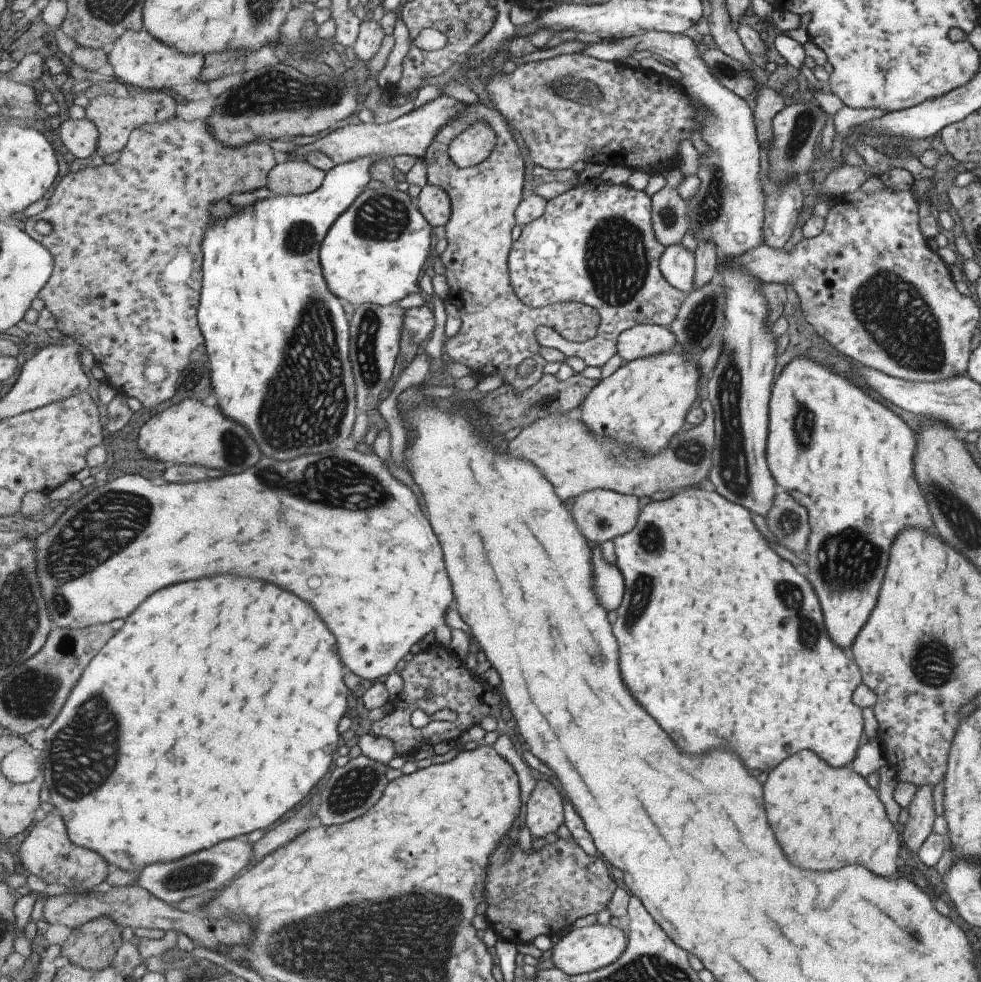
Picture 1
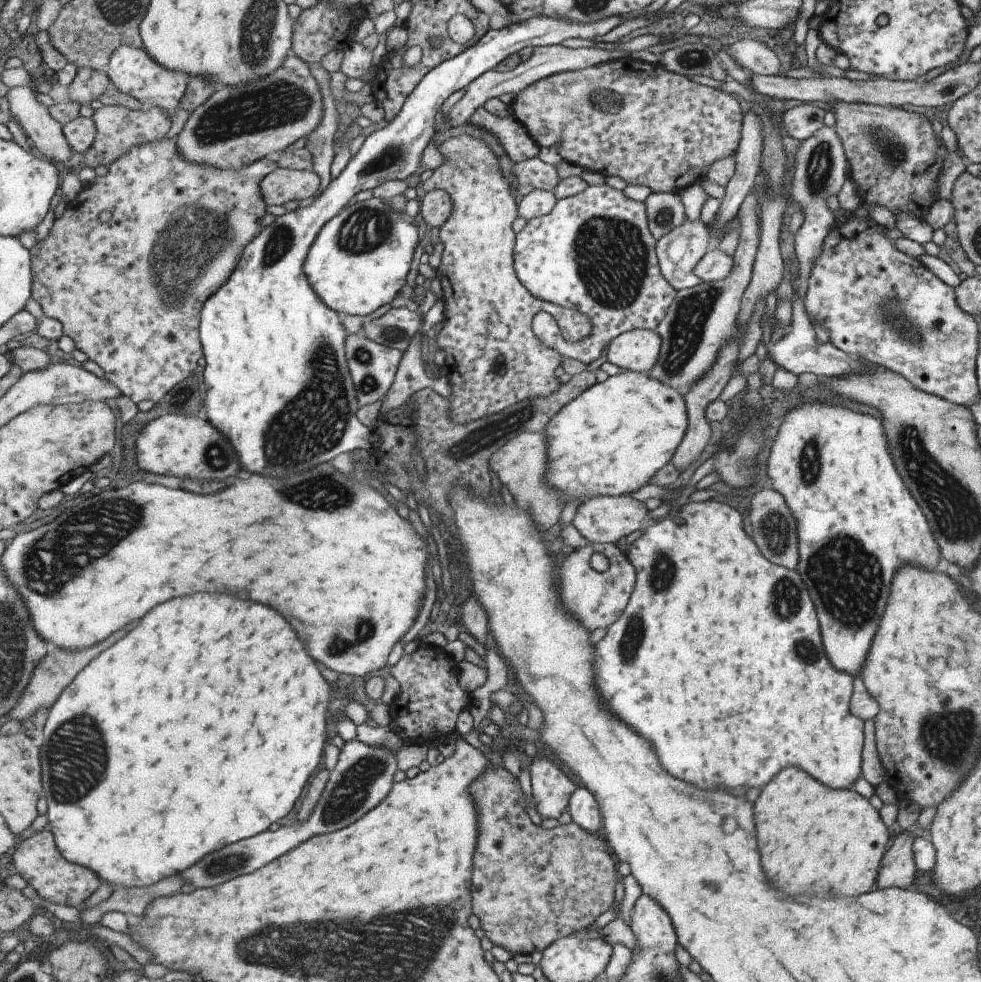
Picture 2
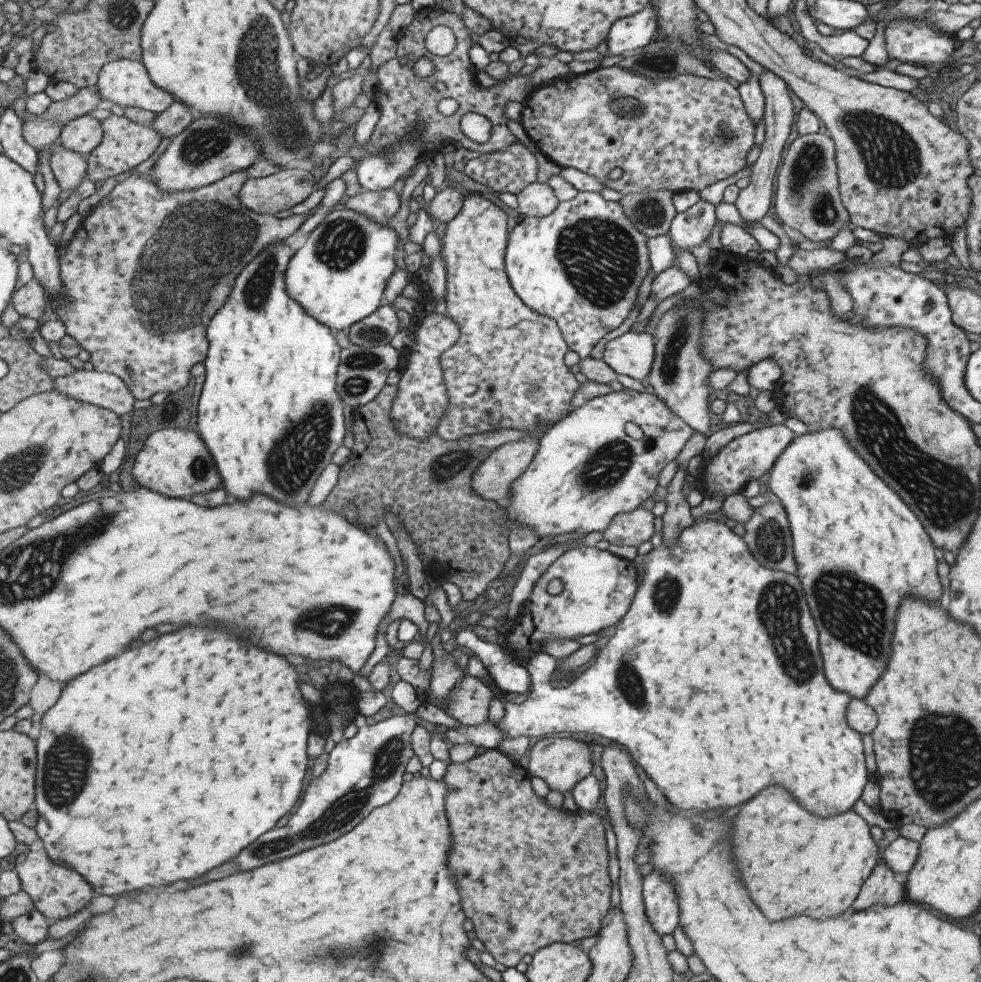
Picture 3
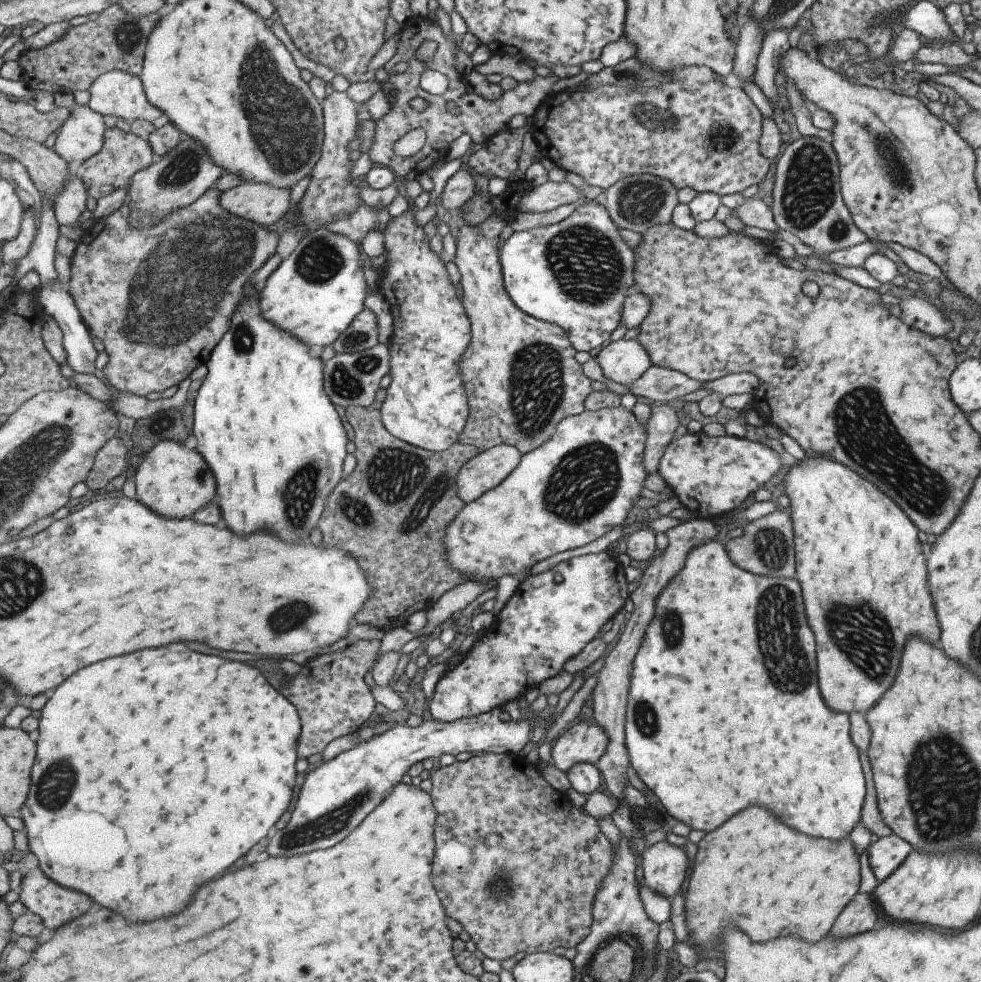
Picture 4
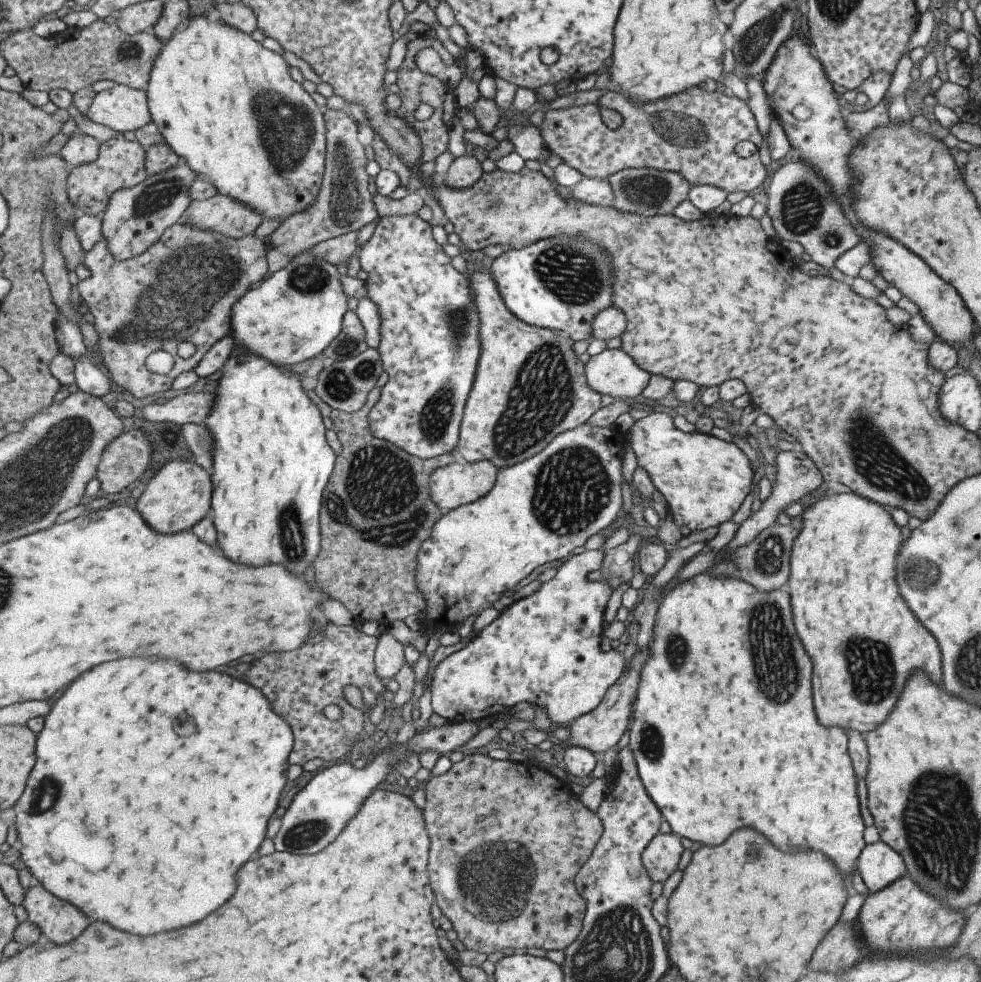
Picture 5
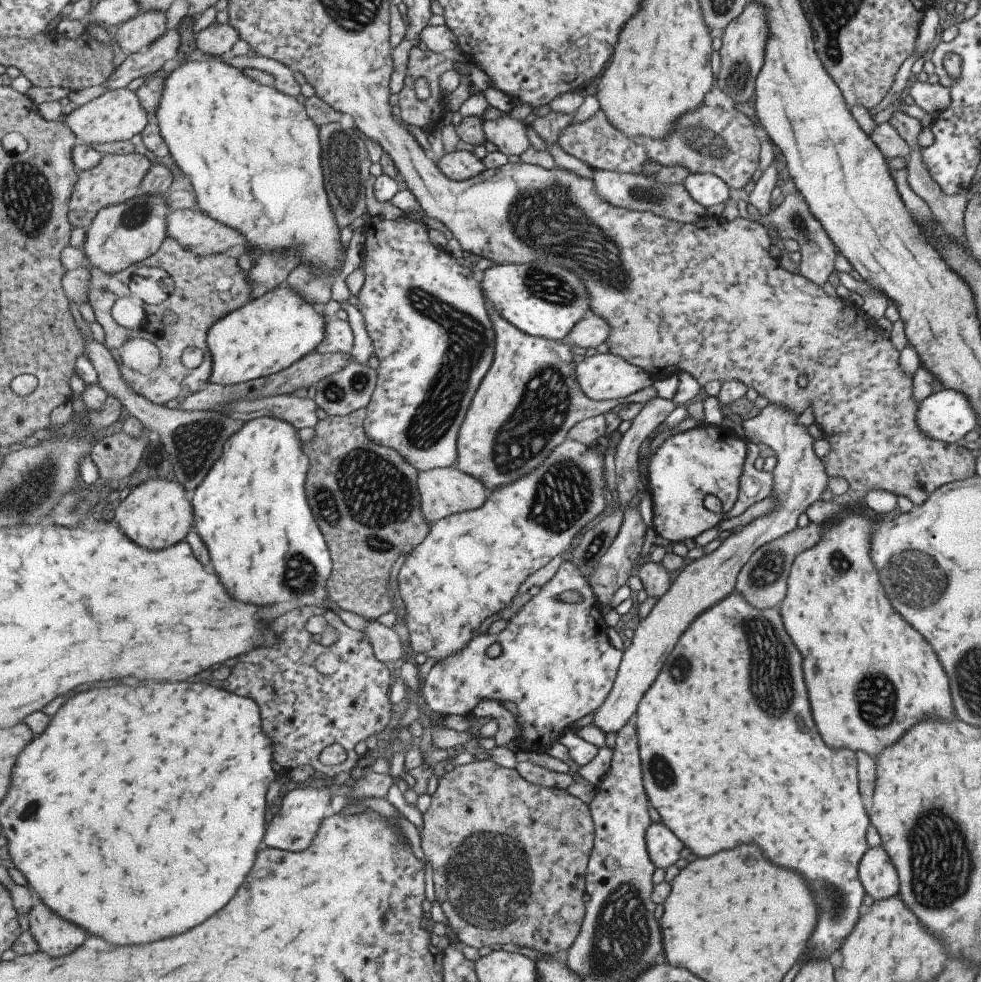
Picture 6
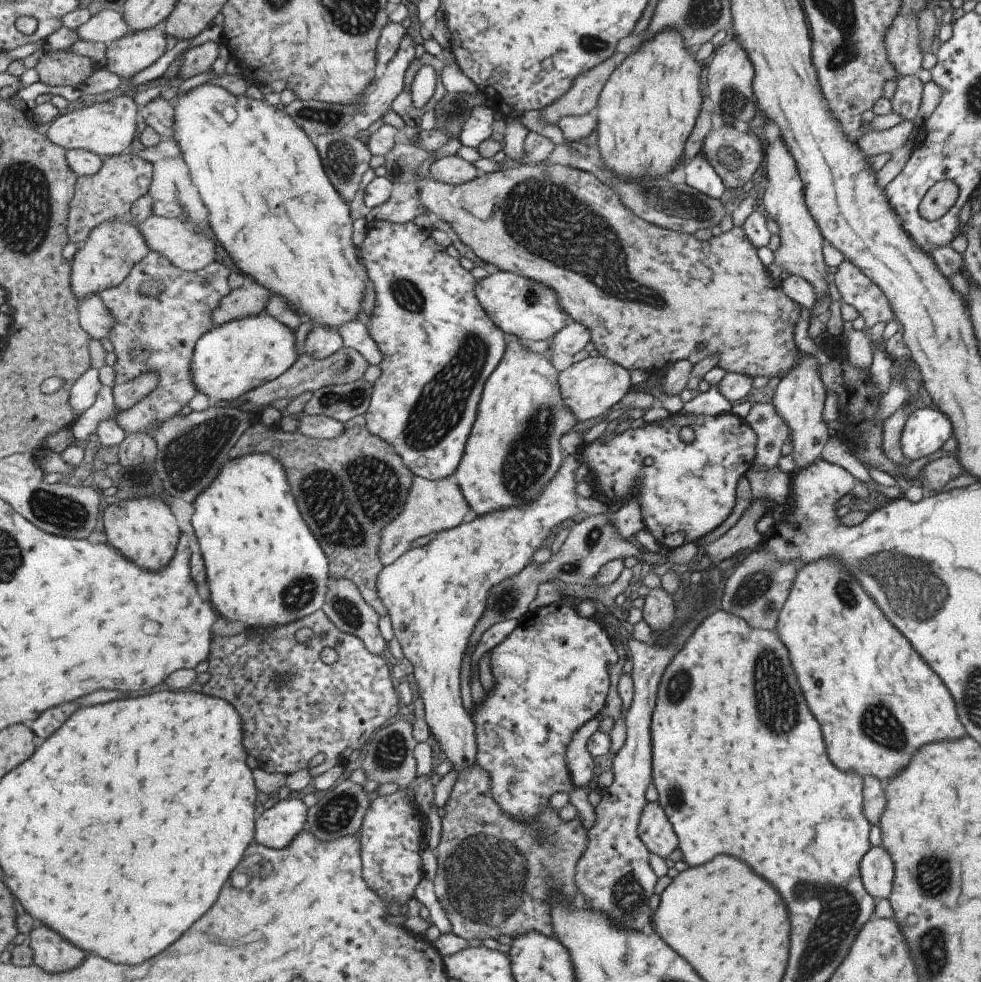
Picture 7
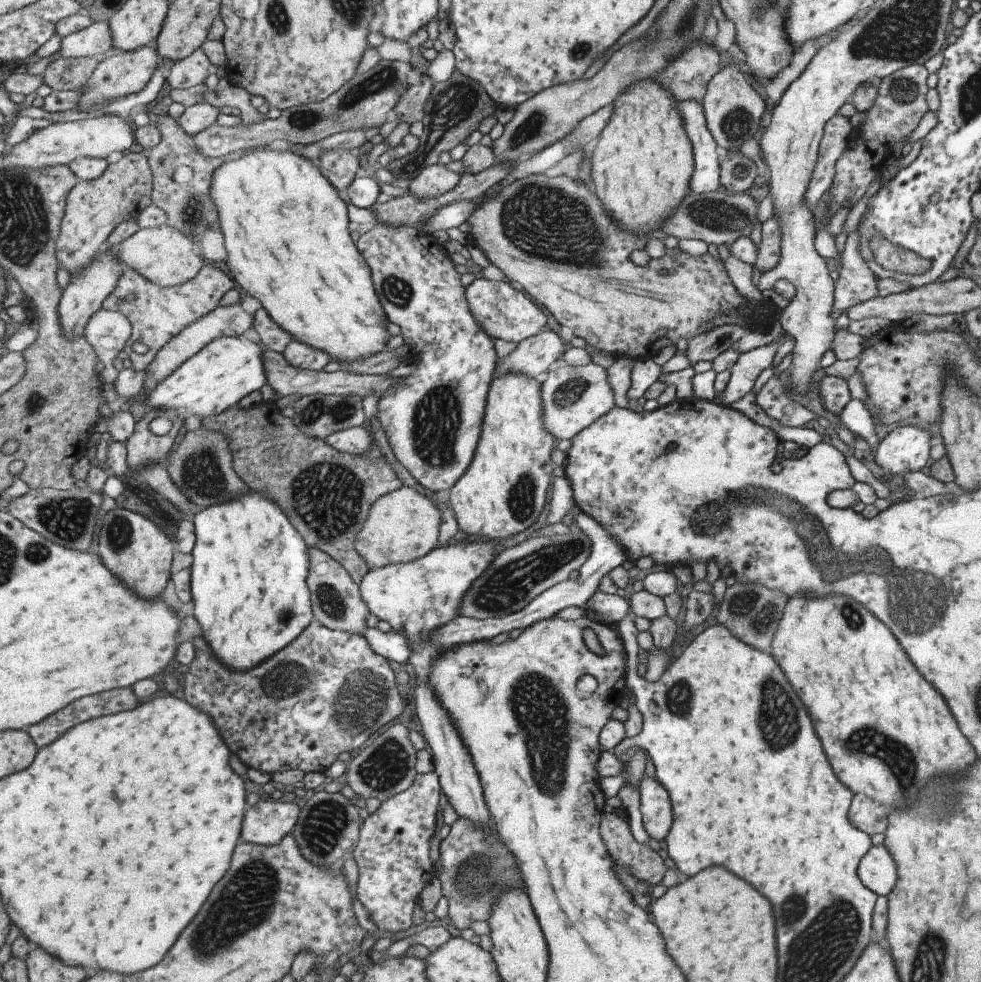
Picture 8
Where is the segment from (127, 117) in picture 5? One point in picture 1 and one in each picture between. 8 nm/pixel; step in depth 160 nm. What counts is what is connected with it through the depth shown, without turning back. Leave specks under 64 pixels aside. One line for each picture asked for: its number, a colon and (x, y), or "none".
1: (138, 59)
2: (134, 71)
3: (127, 83)
4: (117, 93)

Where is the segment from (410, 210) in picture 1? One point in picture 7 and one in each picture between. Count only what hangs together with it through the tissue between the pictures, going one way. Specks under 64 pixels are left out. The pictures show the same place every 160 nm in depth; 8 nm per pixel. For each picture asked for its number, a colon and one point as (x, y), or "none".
2: (360, 261)
3: (340, 275)
4: (315, 295)
5: (295, 314)
6: (271, 333)
7: (232, 359)

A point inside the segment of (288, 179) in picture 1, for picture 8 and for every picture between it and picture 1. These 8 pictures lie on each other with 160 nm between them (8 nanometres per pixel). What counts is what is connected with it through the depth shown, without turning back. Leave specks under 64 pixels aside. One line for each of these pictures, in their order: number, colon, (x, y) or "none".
2: (281, 186)
3: (272, 194)
4: (261, 203)
5: (222, 214)
6: (205, 236)
7: (191, 252)
8: (163, 255)

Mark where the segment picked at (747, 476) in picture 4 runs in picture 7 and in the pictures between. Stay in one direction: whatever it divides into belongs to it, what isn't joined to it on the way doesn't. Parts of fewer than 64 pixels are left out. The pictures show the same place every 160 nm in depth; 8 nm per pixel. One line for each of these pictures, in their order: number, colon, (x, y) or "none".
5: (703, 480)
6: (707, 459)
7: (688, 491)

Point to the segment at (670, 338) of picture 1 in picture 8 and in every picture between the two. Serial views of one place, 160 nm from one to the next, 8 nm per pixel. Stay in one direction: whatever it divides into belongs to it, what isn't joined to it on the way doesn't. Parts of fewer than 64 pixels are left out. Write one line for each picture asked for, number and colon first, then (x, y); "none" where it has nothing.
2: (636, 350)
3: (632, 354)
4: (623, 361)
5: (613, 372)
6: (602, 377)
7: (591, 386)
8: (572, 398)

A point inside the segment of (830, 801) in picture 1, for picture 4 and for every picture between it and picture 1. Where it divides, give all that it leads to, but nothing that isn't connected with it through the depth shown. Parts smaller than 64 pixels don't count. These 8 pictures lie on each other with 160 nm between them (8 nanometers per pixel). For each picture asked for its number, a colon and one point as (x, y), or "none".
2: (812, 840)
3: (800, 864)
4: (754, 873)

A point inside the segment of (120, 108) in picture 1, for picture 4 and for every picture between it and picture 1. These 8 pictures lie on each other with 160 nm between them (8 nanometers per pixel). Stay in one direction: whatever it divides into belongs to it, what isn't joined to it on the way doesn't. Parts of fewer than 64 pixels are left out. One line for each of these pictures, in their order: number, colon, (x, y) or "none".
2: (120, 129)
3: (126, 143)
4: (124, 155)

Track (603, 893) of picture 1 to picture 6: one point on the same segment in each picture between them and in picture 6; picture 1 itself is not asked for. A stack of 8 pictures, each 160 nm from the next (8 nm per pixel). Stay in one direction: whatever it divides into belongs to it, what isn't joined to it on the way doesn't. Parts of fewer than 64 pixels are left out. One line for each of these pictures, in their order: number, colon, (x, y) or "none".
2: (532, 885)
3: (530, 875)
4: (517, 863)
5: (507, 838)
6: (509, 857)

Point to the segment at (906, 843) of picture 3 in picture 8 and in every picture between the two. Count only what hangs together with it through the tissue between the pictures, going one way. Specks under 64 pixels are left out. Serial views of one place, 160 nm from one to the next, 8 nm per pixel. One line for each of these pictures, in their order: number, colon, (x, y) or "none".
4: (885, 855)
5: (878, 866)
6: (878, 877)
7: (876, 872)
8: (876, 870)

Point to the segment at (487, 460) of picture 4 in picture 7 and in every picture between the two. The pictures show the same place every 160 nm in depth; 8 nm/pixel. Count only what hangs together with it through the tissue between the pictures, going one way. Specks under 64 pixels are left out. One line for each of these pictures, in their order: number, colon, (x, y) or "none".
5: (460, 483)
6: (444, 492)
7: (433, 506)

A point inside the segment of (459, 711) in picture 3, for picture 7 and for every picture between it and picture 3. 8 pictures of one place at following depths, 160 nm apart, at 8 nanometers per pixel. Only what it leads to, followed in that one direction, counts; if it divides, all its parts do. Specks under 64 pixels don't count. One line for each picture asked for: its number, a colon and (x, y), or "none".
4: (545, 623)
5: (544, 649)
6: (556, 664)
7: (551, 677)

